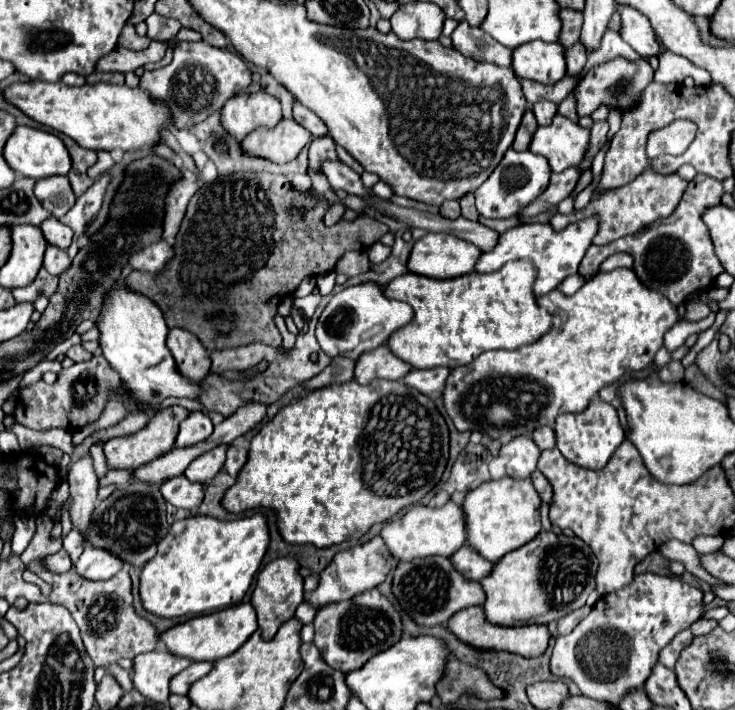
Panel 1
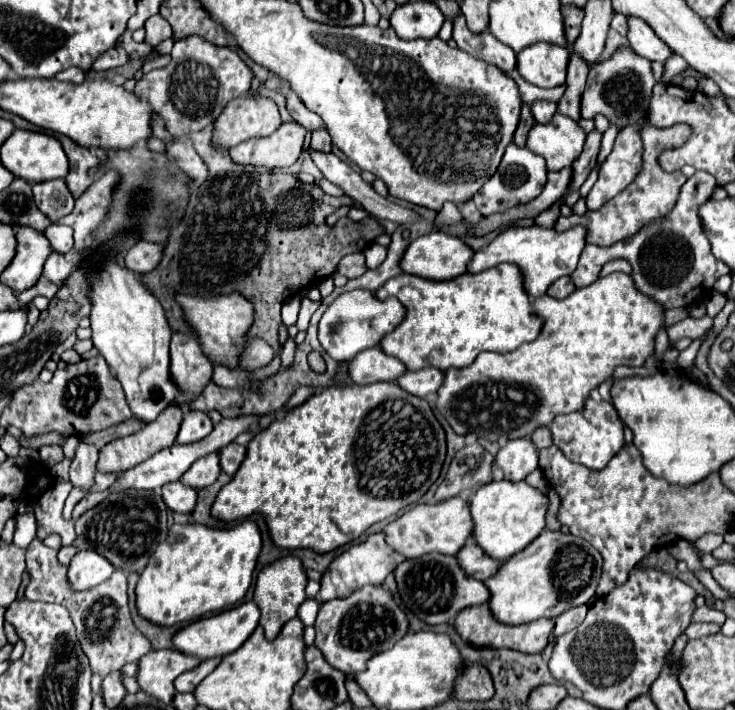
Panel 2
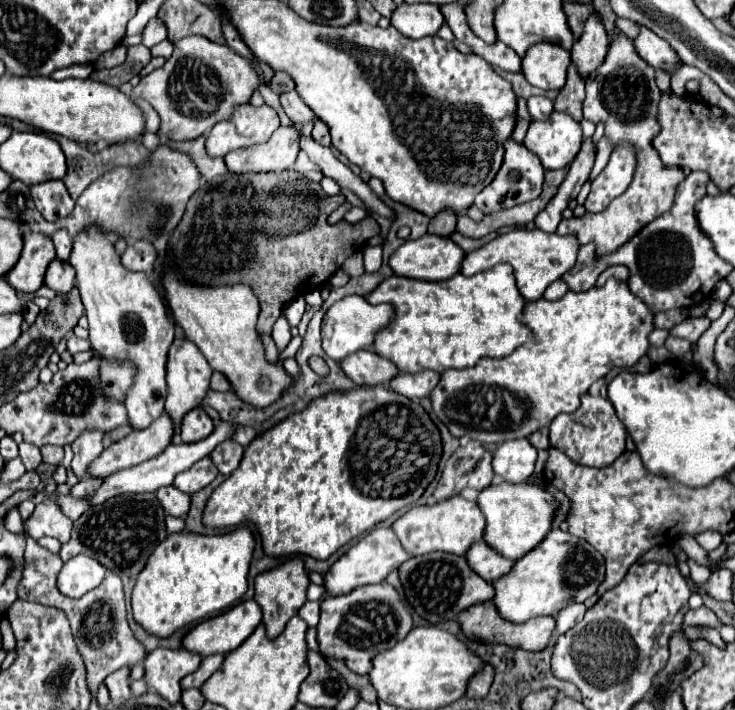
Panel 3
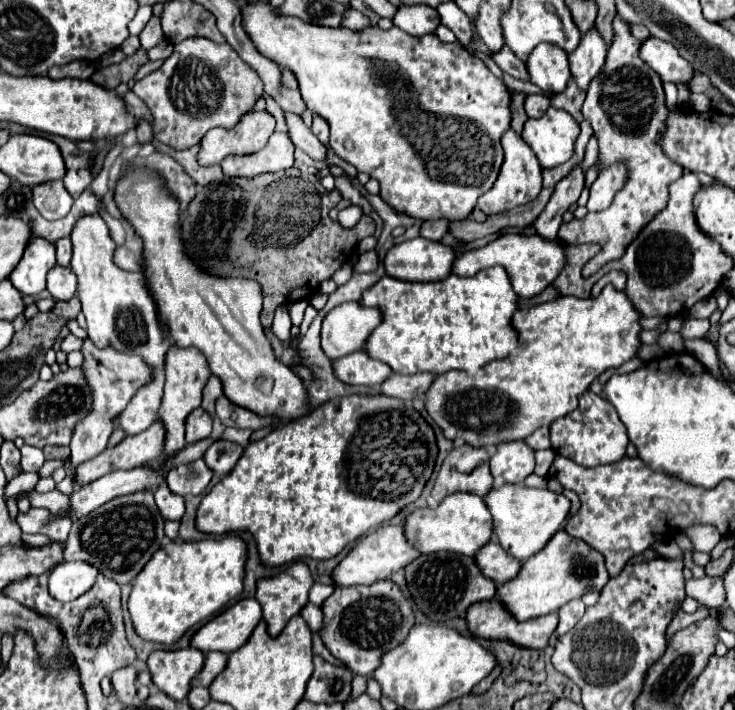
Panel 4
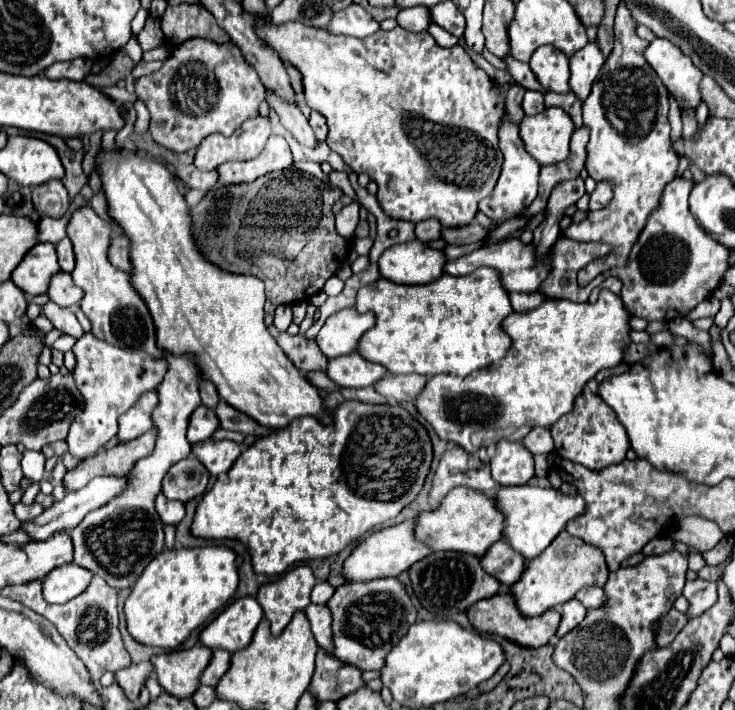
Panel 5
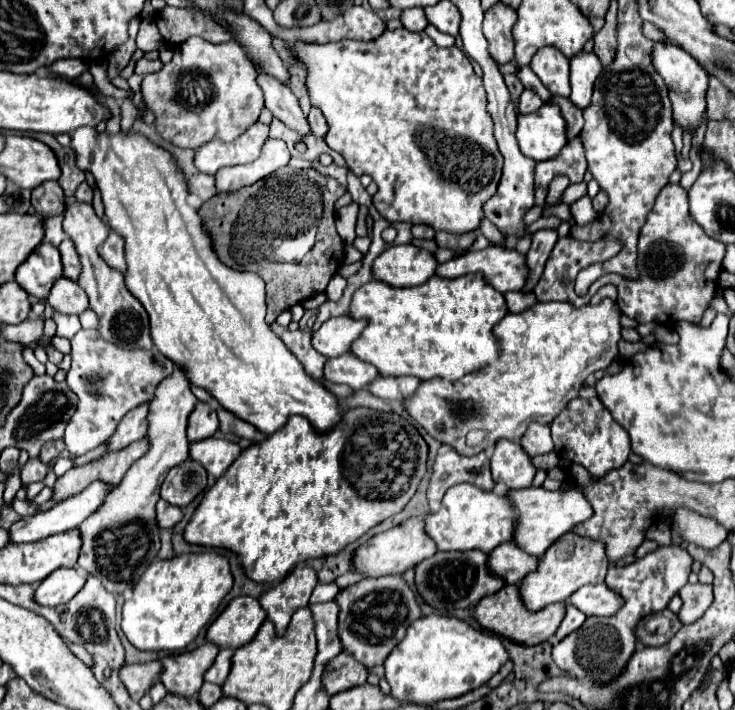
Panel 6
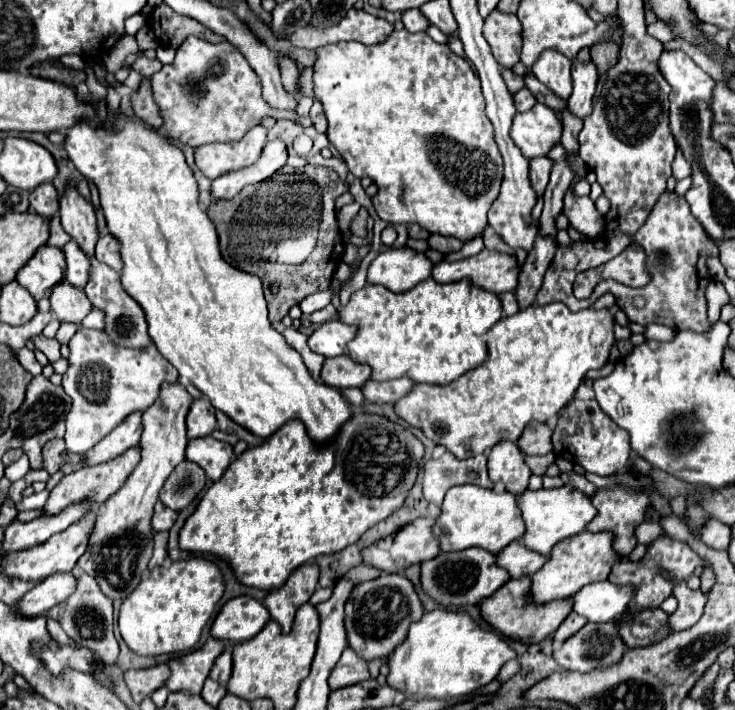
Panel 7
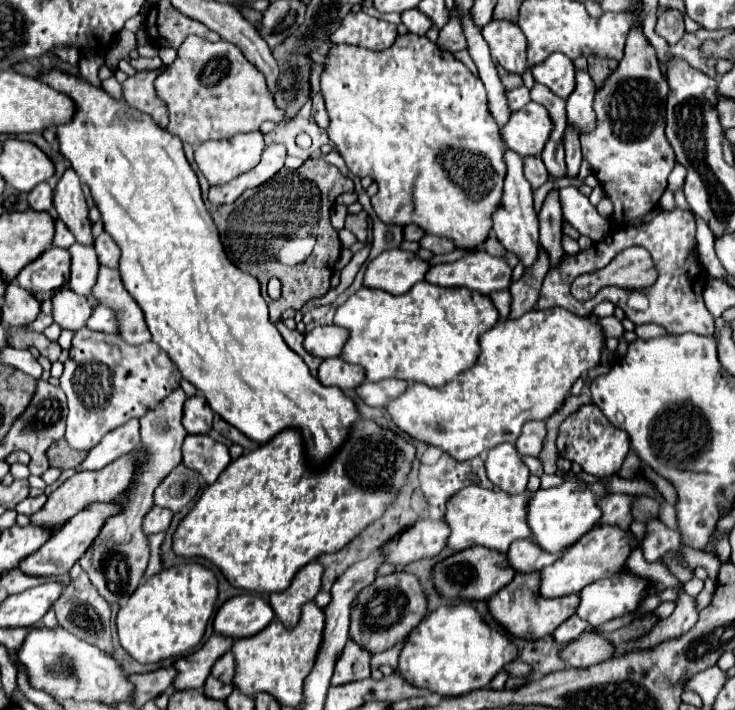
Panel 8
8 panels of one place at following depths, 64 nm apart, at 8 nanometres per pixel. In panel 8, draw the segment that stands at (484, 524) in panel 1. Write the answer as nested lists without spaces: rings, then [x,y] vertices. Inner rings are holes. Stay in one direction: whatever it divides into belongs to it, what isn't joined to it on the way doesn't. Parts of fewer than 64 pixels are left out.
[[[562,482],[556,488],[538,490],[528,502],[528,526],[534,532],[534,540],[548,552],[562,552],[576,544],[586,532],[590,532],[602,518],[598,500],[592,490],[582,482]]]

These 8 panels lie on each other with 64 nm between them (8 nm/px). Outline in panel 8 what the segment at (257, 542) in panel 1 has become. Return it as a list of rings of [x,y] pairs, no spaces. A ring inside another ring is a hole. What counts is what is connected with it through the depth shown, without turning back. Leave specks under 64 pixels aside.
[[[180,564],[142,582],[118,610],[116,632],[122,648],[140,664],[186,656],[200,644],[214,612],[218,582],[212,570],[200,564]]]

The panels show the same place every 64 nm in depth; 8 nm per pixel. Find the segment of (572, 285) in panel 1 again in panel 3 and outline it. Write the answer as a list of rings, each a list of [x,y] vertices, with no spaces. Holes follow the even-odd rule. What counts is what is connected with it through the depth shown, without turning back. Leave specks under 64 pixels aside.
[[[556,280],[556,282],[552,282],[552,284],[546,288],[544,298],[546,298],[546,300],[556,300],[556,298],[562,298],[566,292],[568,292],[566,284],[564,284],[562,280]]]

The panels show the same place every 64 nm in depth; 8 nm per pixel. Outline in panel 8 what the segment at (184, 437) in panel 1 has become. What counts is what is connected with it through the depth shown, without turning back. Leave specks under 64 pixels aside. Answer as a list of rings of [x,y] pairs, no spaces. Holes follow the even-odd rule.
[[[198,392],[192,398],[186,398],[182,424],[188,434],[208,434],[212,428],[212,418],[214,412],[208,406],[208,400],[204,400],[202,392]]]

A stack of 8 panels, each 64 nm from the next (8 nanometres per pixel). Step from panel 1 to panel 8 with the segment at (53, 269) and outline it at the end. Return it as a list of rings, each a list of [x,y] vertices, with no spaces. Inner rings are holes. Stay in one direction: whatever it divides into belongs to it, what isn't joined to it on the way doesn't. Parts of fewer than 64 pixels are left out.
[[[62,288],[52,298],[54,322],[66,330],[78,332],[80,328],[86,326],[90,314],[92,314],[92,306],[88,304],[88,300],[84,300],[84,296],[76,296],[70,288]]]

